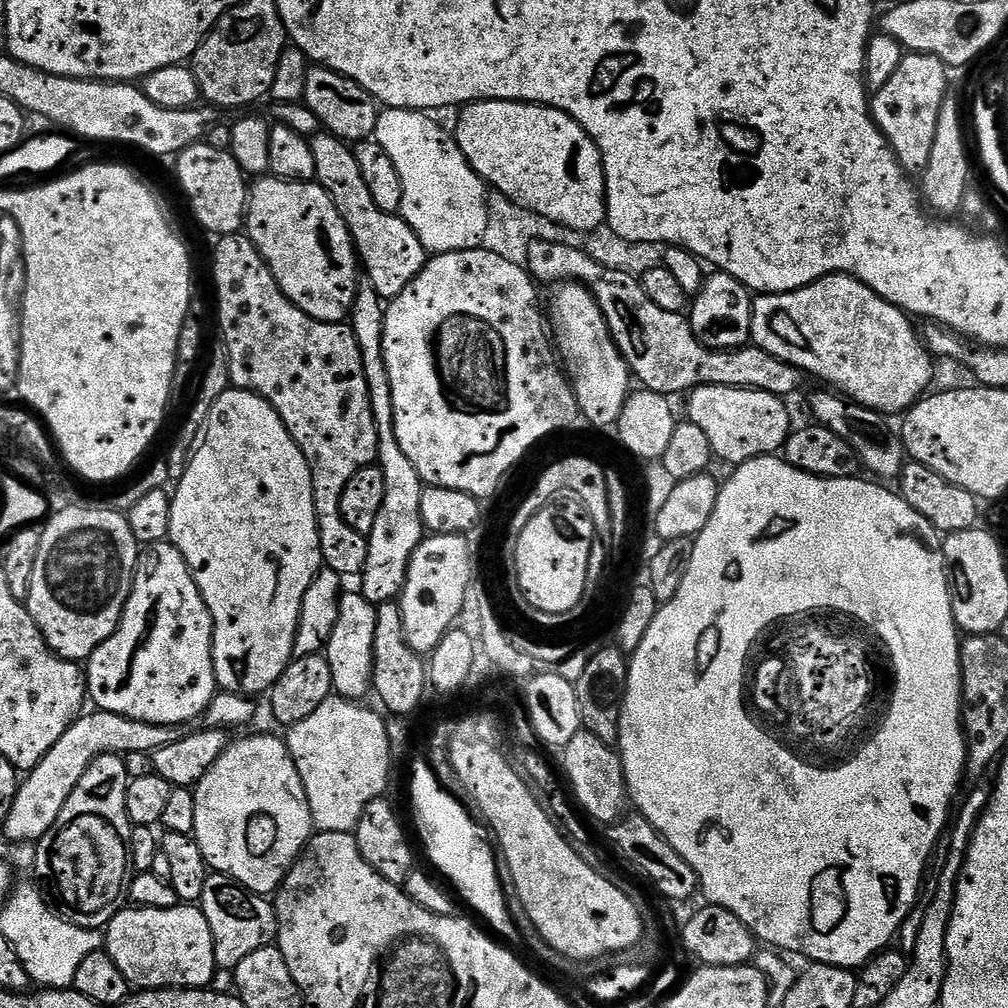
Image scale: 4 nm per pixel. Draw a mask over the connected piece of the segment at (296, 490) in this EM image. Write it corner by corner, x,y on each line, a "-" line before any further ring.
229,390
223,392
214,402
206,421
204,441
199,441
198,447
189,455
188,465
182,478
175,485
176,492
171,493
170,530
168,540
182,554
202,598
206,602
208,612
212,616
212,661
217,685
223,691
237,692
249,698
259,697
259,692
267,693
278,682
278,678
287,670
294,657
294,634
298,626
298,618
302,610
302,598
306,590
310,590
310,582
320,573
324,559
320,553
320,535
316,525
316,511
314,510
314,490
312,489
312,475
310,466
302,454
302,450
290,438
282,418
273,410
271,404
255,392
243,390

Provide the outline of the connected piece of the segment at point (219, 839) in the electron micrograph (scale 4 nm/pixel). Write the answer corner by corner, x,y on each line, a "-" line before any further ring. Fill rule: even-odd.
248,736
245,740
233,739
228,747
224,749
215,762
206,770
206,774
194,786
194,839
196,845
202,850
204,860
213,873
228,876
236,880
243,888
257,894
272,894
280,887
284,876
289,868
295,864
296,859
304,851
308,841
312,839
314,829
312,826
312,815
310,814
310,802
306,798
306,790
302,786
302,778
292,761
292,755
288,752
288,745
283,739
276,736

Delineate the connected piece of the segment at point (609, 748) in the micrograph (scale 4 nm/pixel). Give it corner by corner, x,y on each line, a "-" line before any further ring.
581,730
574,734
574,738
570,738
570,742
562,749
562,756
564,756
565,772
563,772
563,775
566,777
566,780
566,775
568,775
568,780
572,783
570,792
574,797
575,803
581,809
584,807
594,819
601,820
604,826
611,826
620,820
626,812
626,809
624,809
624,800
626,804
626,789
624,786
624,767
620,761
619,751
613,745
602,742
602,738
594,738
594,734

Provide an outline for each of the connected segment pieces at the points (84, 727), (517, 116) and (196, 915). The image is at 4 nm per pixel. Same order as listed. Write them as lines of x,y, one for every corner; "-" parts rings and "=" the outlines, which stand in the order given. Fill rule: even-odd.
91,711
77,716
66,734
62,734
62,738
58,738
58,742
54,742
54,746
38,762
38,766
21,779
14,804
10,806
10,814
6,814
2,825
6,839
39,842
46,830
50,830
50,826
54,824
54,818
58,818
58,814
62,812
62,806
66,806
66,798
70,798
74,786
78,786
78,778
82,778
90,762
100,756
122,758
128,752
151,754
162,746
170,746
170,742
180,742
190,731
188,724
151,724
131,720
113,712
=
475,100
473,104
465,104
460,109
460,116
457,118
457,124
454,127
454,135
466,162
478,175
484,179
485,185
491,186
495,191
502,193
506,198
510,198
515,204
521,204
526,210
536,212
542,218
550,218
550,222
559,224
562,228
567,228
569,233
587,234
601,227
606,220
606,209
604,207
604,163
600,157
600,151
594,141
566,114
557,108
547,108
544,104
524,104
520,100
=
177,902
173,908
121,907
104,932
104,948
136,990
207,989
218,975
210,922
196,904

